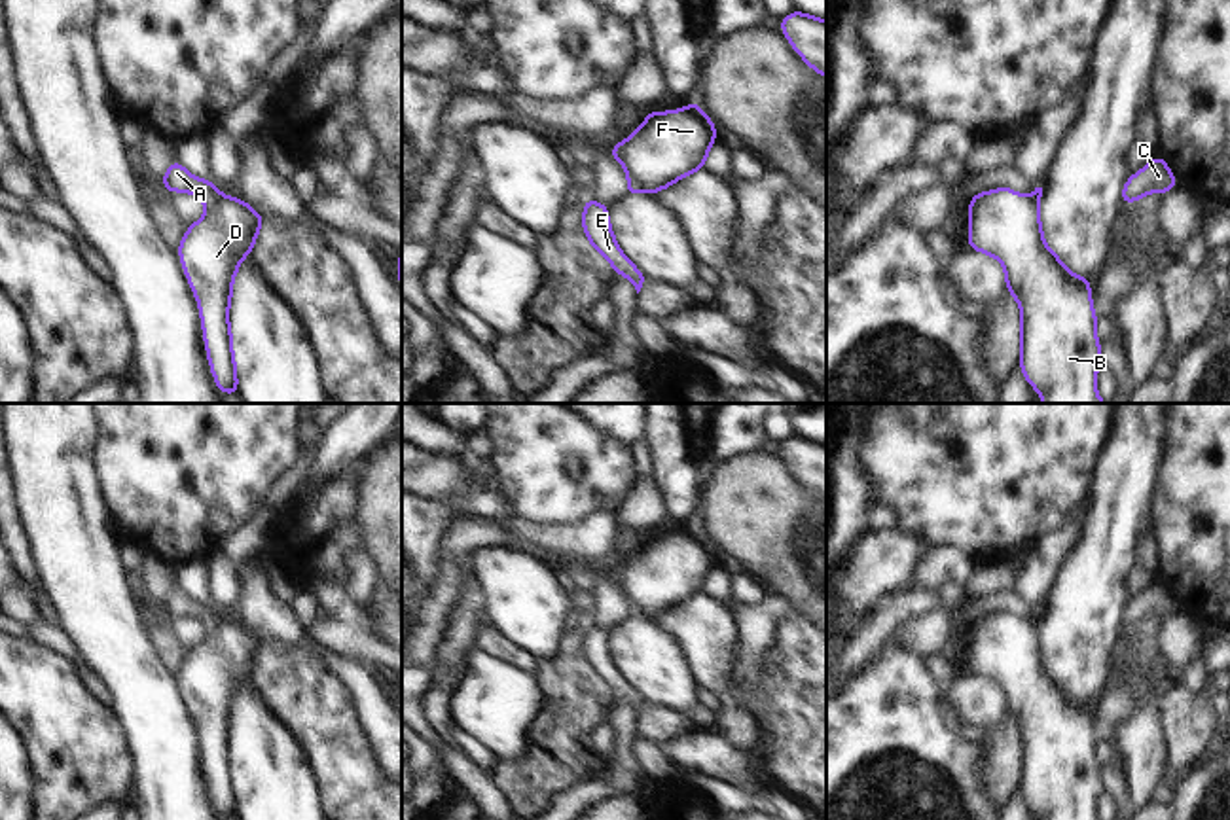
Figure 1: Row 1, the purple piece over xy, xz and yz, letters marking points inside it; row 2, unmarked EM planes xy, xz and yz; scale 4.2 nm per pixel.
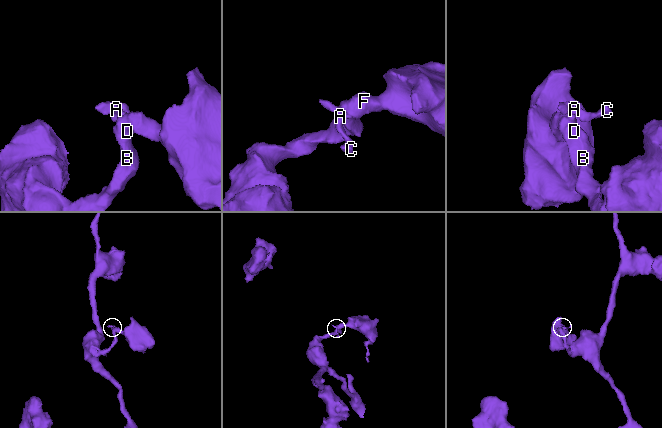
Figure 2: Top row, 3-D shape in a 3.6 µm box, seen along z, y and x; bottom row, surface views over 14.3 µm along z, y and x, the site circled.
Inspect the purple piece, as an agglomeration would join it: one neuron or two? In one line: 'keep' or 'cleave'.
cleave

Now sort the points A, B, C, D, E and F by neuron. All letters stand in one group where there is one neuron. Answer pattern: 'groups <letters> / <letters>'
groups A C E / B D F

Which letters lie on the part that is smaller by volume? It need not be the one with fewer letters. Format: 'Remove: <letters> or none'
Remove: A, C, E

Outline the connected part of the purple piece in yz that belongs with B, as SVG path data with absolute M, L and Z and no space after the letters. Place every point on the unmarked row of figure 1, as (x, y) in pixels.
M1010 612L980 615L970 621L967 670L997 682L1004 691L1008 718L1022 733L1020 792L1040 820L1099 820L1095 799L1103 790L1095 758L1090 704L1073 699L1046 670L1039 627Z

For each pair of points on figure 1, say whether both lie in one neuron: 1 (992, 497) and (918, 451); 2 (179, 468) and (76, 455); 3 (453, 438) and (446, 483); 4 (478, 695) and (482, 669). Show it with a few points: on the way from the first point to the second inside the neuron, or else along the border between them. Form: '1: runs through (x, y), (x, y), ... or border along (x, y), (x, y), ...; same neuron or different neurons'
1: runs through (973, 478), (958, 474), (937, 453); same neuron
2: border along (101, 423), (99, 480), (108, 500); different neurons
3: border along (421, 445), (442, 455), (467, 459); different neurons
4: runs through (482, 690), (482, 675); same neuron

